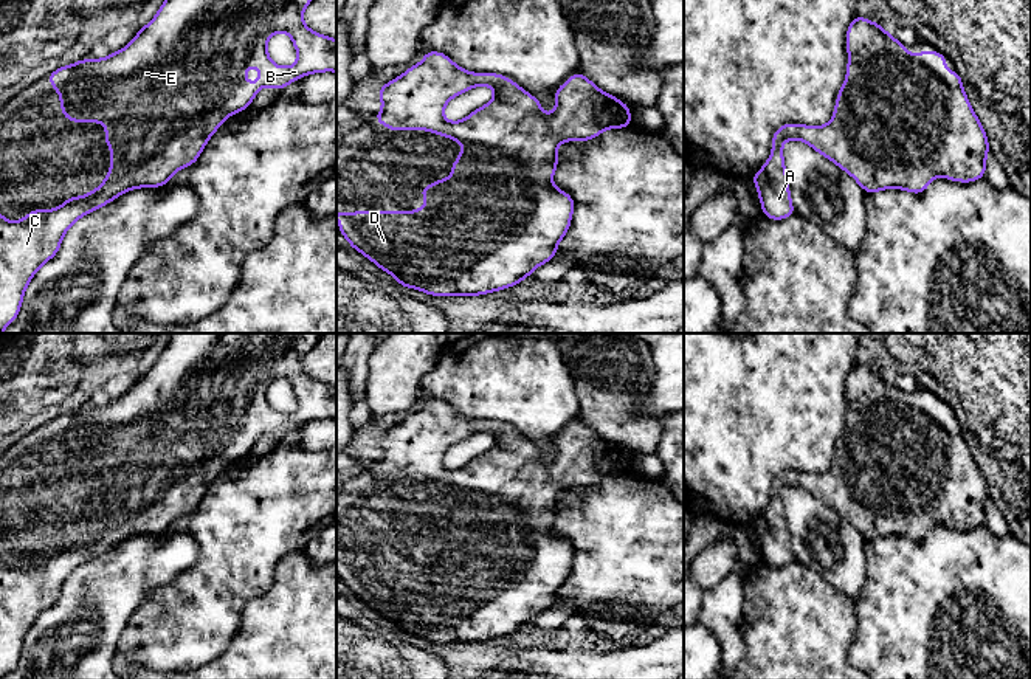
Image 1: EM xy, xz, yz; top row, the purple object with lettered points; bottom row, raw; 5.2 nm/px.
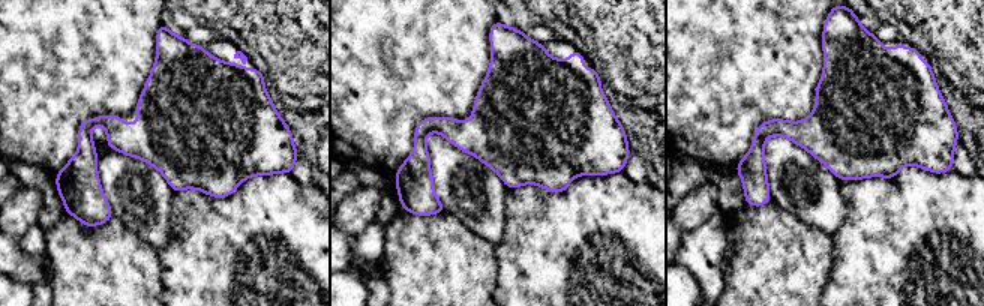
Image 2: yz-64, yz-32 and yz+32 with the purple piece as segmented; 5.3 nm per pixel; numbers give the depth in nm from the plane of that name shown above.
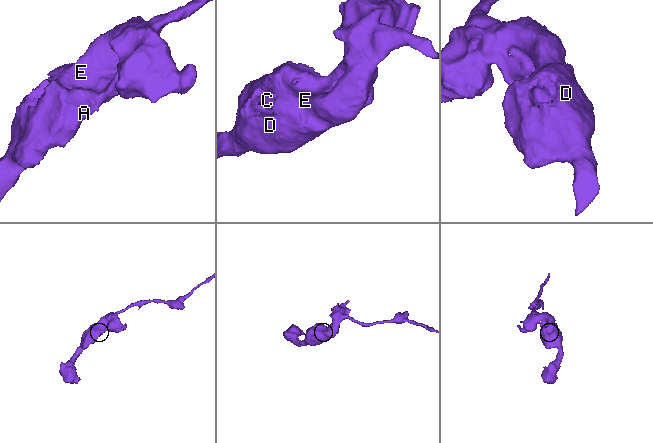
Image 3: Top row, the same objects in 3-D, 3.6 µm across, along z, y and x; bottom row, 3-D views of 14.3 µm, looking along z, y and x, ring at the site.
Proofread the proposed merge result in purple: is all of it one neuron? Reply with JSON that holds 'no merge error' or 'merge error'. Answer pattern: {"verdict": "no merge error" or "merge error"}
{"verdict": "no merge error"}

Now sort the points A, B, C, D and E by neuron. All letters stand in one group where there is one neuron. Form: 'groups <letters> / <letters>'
groups A B C D E

